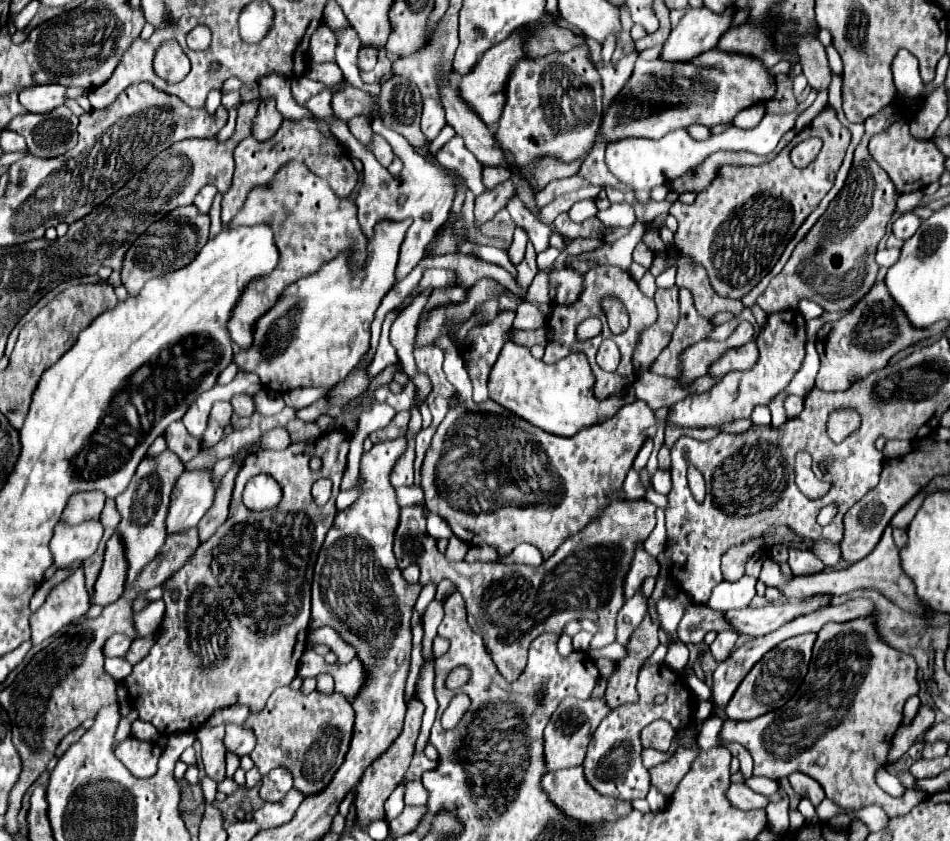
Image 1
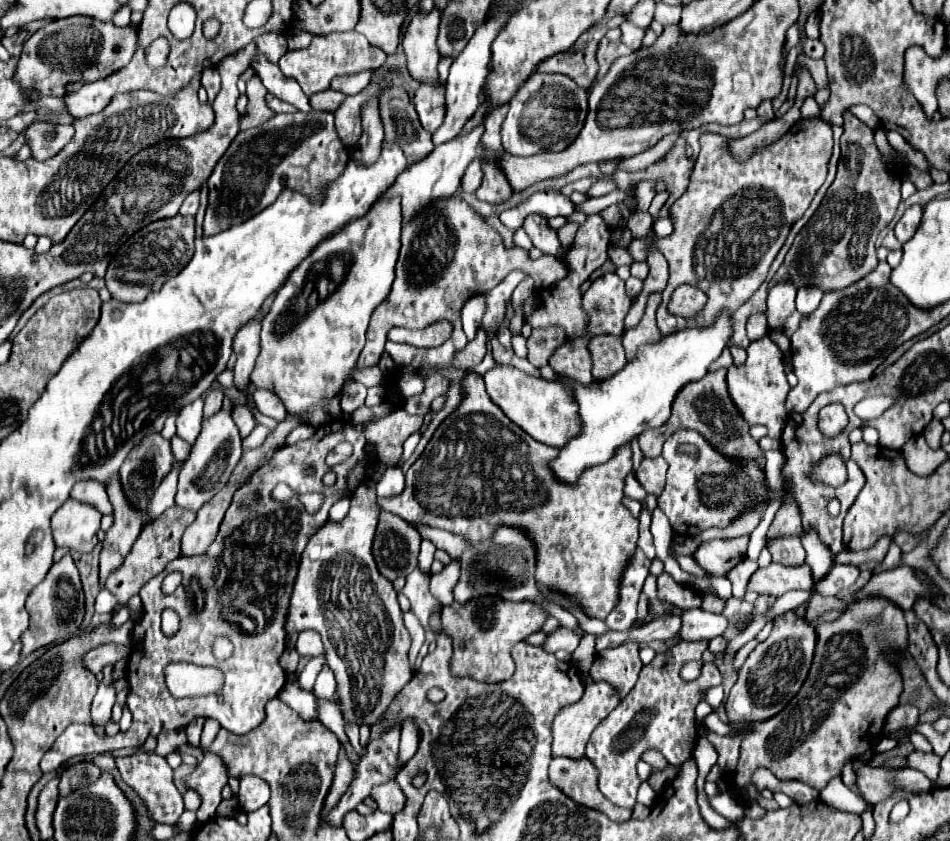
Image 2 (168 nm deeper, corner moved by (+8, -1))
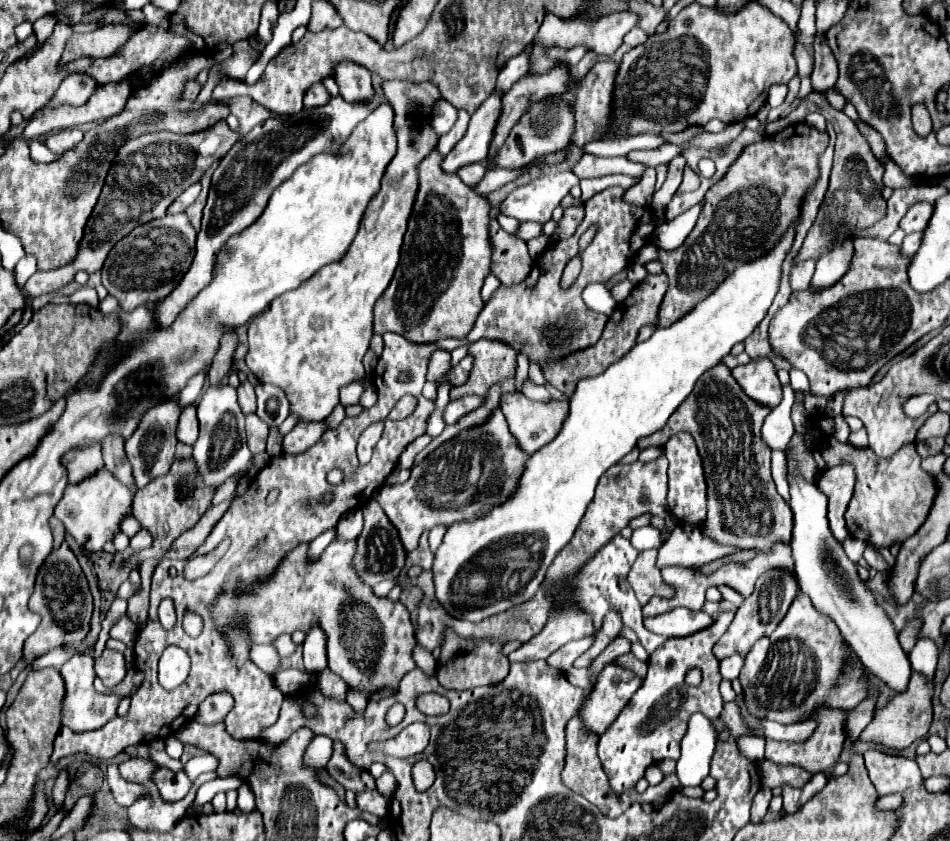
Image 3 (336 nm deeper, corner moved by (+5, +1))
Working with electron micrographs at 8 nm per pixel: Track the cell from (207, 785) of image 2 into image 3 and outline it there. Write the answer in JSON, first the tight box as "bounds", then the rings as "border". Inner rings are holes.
{"bounds":[152,768,192,802],"border":[[[158,768],[158,772],[152,774],[152,782],[156,784],[160,796],[164,796],[164,800],[168,800],[168,802],[182,800],[192,786],[192,782],[186,778],[184,772],[174,774],[168,768]]]}

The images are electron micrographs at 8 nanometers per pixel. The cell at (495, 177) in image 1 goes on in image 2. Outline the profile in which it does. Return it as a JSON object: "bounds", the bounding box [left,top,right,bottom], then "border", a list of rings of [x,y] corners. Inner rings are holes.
{"bounds":[461,158,483,192],"border":[[[475,158],[473,164],[467,168],[467,172],[463,176],[461,190],[463,192],[475,192],[477,186],[481,186],[481,178],[483,178],[483,174],[481,174],[481,162]]]}

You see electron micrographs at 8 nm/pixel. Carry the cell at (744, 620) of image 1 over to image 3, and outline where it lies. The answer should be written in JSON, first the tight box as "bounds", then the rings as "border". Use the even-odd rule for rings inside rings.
{"bounds":[644,608,712,638],"border":[[[674,608],[660,616],[644,618],[644,626],[648,632],[654,632],[666,638],[690,636],[710,624],[712,624],[712,616],[708,616],[706,612],[692,612],[688,608]]]}

